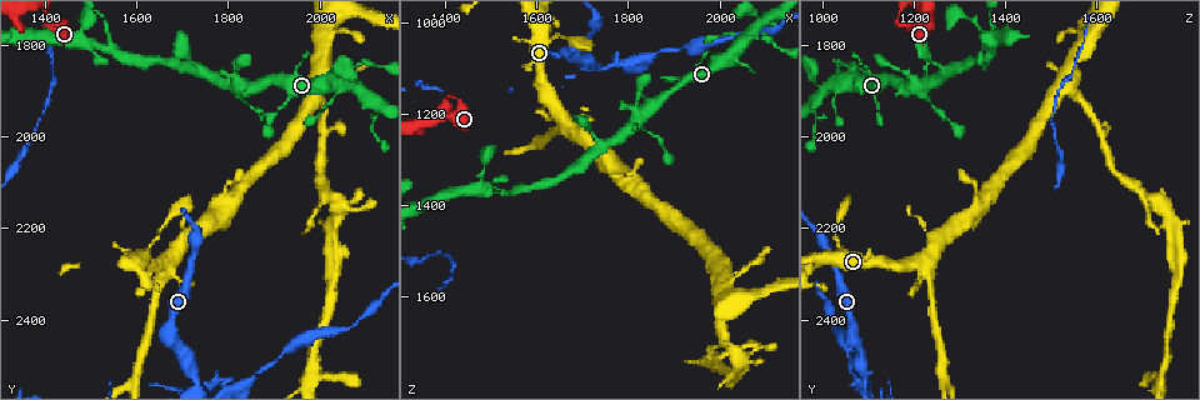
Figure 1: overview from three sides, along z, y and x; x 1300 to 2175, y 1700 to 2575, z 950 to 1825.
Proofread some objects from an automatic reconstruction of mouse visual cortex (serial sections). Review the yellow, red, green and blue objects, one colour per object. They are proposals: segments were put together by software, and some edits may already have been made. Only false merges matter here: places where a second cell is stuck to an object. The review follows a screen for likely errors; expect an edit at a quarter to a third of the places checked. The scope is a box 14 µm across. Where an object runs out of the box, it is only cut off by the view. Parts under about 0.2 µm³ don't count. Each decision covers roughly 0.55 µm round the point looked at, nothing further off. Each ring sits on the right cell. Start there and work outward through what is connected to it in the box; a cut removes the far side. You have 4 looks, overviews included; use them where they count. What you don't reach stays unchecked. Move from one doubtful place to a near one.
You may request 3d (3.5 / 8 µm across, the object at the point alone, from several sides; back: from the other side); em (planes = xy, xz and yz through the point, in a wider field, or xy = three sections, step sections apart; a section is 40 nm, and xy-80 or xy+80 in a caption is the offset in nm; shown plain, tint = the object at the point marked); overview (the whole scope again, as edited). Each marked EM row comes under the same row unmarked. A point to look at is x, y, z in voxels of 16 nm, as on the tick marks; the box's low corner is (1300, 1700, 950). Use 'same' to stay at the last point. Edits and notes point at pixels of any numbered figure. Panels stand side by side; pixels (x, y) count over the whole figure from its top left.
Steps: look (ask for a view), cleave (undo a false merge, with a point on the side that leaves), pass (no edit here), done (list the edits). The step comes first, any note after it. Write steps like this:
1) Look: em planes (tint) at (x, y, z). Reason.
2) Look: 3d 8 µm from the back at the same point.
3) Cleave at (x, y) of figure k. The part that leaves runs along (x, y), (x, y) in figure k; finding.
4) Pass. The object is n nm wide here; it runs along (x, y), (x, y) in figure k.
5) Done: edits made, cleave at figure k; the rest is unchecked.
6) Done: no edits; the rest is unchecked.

Look: 3d 3.5 µm at (1730, 2530, 1095). Sharp bend.

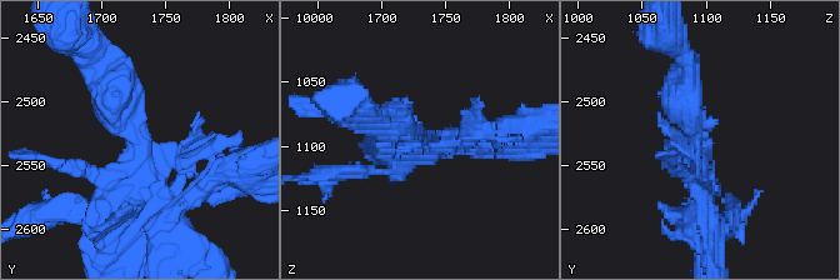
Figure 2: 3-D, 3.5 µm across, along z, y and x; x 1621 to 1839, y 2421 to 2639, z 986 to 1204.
Look: em xy step 2 (tint) at (1726, 2524, 1092).

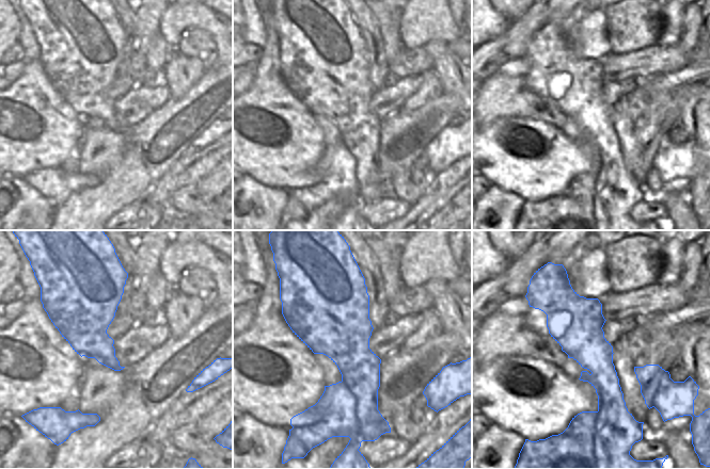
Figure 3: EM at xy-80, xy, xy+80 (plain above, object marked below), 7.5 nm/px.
Cleave at (685, 164) of figure 2. A second cell is stuck on.

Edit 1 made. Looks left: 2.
Look: 3d 8 µm at (1540, 1815, 1375). Three-way junction.

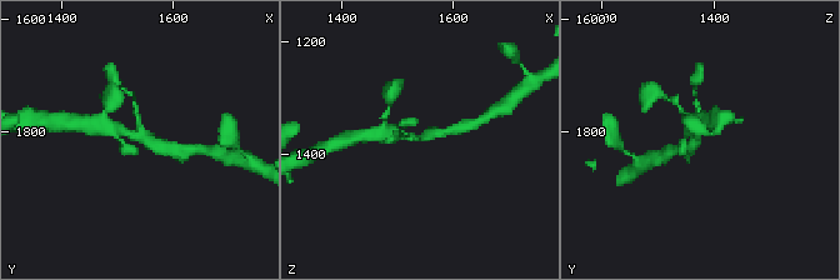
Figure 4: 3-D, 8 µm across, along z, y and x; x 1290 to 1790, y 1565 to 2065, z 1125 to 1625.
Look: em planes (tint) at (1540, 1810, 1370). 3 arms meet here; the arms are 150, 250, 300 nm wide.

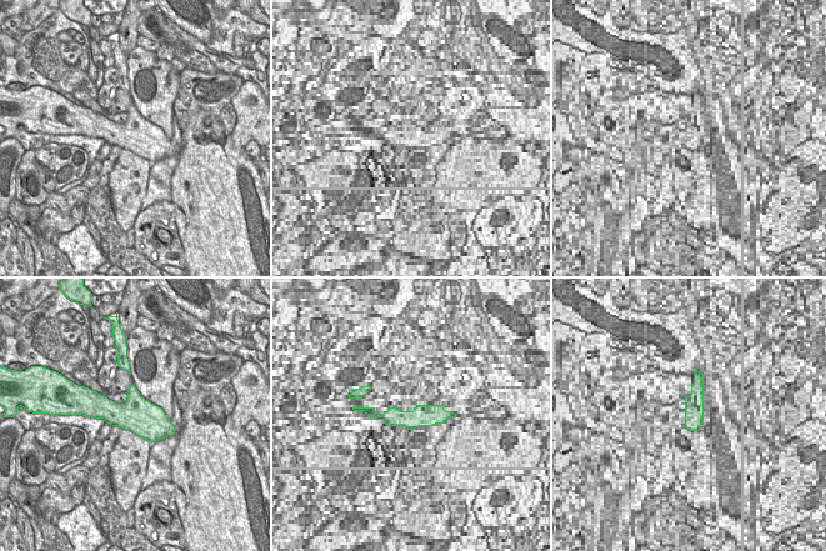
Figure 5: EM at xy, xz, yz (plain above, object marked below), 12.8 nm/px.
Pass. It runs along (174, 146), (160, 145), (106, 126) in figure 4; continuous, no second cell.

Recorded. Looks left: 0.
Done: edits made, cleave at figure 2; the rest is unchecked.

